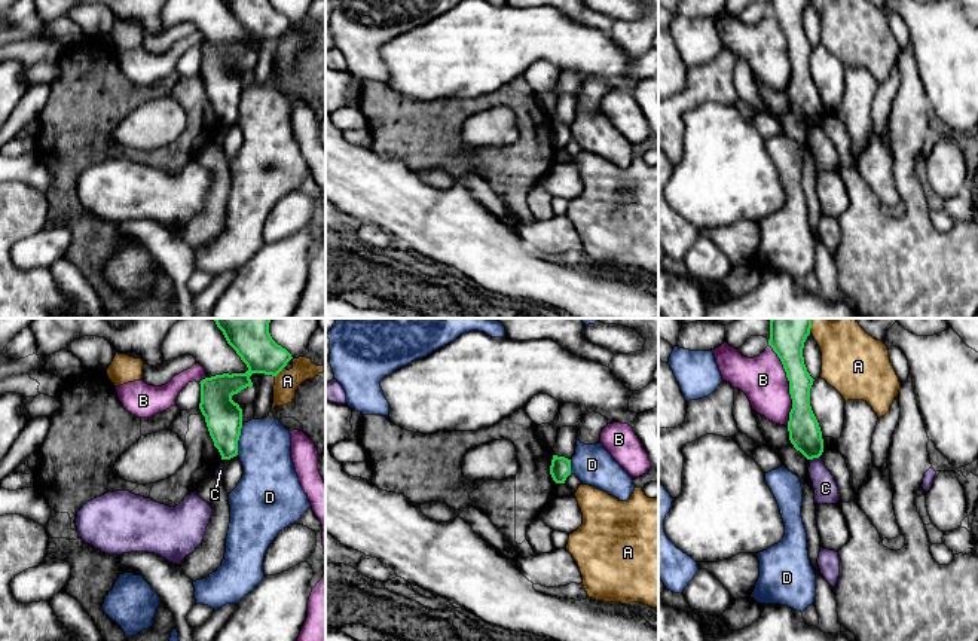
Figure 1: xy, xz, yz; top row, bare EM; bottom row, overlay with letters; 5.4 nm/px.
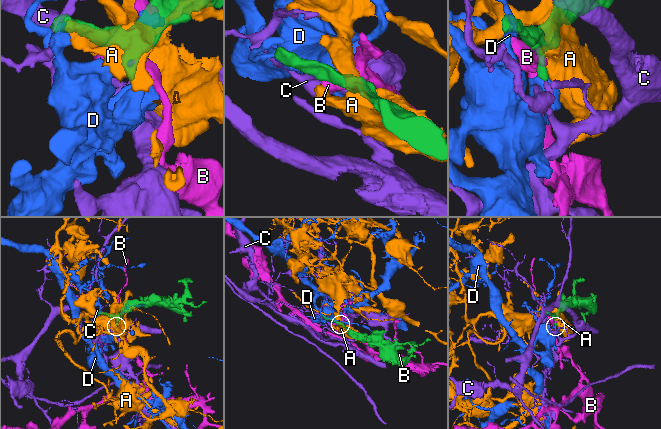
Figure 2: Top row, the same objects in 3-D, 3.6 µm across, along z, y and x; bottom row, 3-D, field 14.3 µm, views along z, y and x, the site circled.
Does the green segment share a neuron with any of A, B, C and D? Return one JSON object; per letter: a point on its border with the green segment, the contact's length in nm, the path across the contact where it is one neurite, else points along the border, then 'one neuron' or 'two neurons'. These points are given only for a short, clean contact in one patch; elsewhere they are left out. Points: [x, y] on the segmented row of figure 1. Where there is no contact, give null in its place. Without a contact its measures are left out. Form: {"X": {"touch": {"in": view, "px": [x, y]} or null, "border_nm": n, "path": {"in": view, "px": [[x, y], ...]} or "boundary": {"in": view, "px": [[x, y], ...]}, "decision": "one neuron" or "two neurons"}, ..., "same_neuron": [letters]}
{"A": {"touch": {"in": "xy", "px": [280, 371]}, "border_nm": 70, "decision": "two neurons"}, "B": {"touch": {"in": "yz", "px": [789, 384]}, "border_nm": 460, "decision": "two neurons"}, "C": {"touch": {"in": "yz", "px": [815, 457]}, "border_nm": 60, "boundary": {"in": "yz", "px": [[819, 455], [810, 460]]}, "decision": "two neurons"}, "D": {"touch": {"in": "xy", "px": [238, 439]}, "border_nm": 160, "decision": "two neurons"}, "same_neuron": []}

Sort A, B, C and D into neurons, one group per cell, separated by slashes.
A / B / C / D

